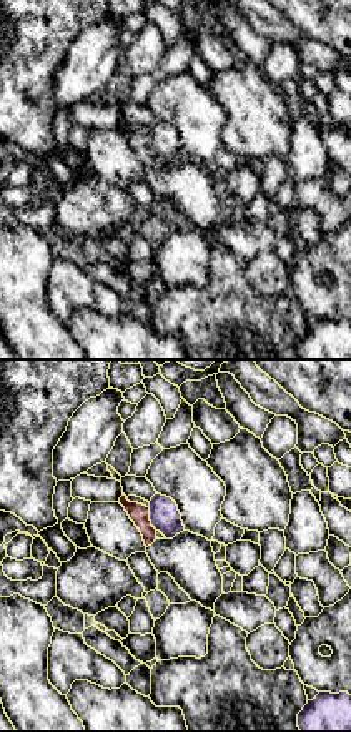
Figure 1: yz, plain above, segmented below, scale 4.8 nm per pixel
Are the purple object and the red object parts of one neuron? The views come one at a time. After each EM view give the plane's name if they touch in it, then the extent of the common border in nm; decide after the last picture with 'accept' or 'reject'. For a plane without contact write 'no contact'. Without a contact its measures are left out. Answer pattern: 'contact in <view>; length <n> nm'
contact in yz; length 120 nm

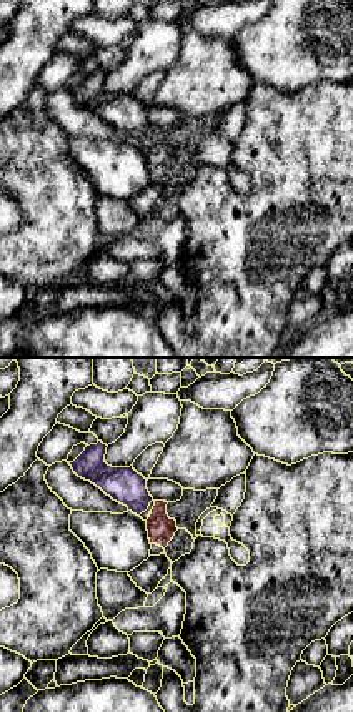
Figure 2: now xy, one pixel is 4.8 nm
contact in xy; length 40 nm

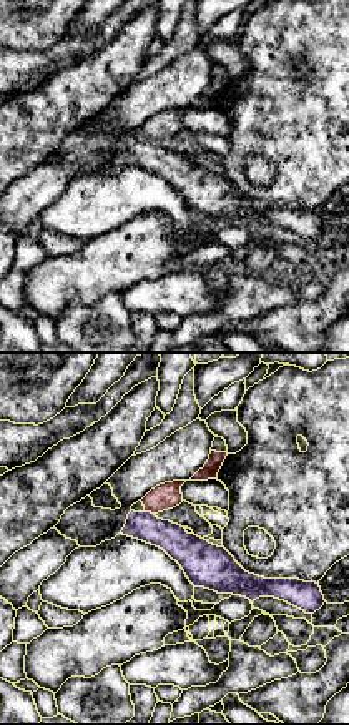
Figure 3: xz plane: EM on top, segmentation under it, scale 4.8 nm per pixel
contact in xz; length 60 nm

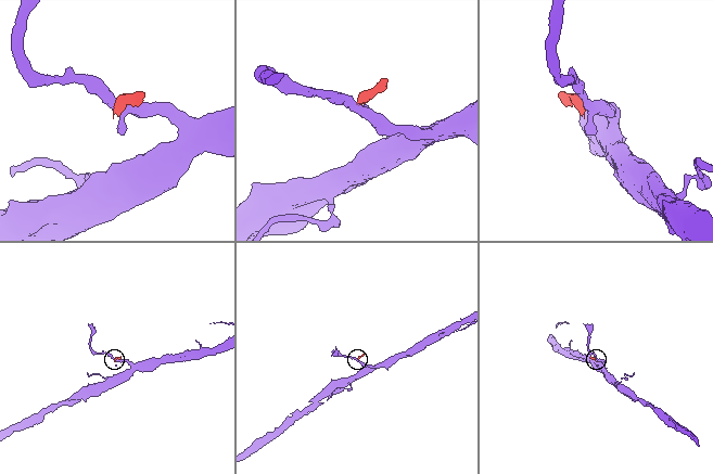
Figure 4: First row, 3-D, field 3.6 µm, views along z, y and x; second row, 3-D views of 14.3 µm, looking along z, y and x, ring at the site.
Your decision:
reject

